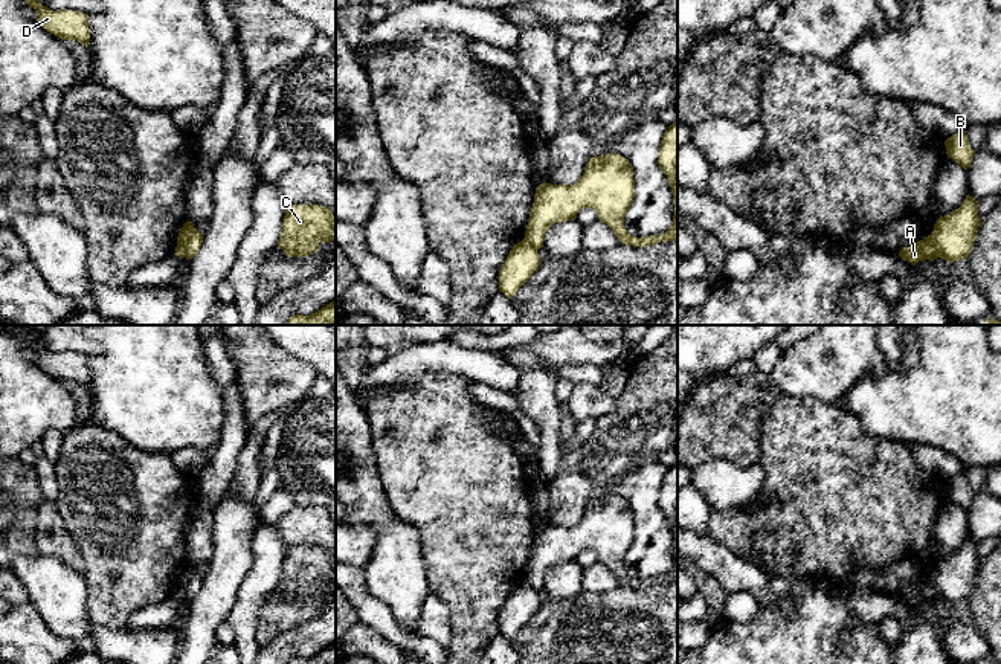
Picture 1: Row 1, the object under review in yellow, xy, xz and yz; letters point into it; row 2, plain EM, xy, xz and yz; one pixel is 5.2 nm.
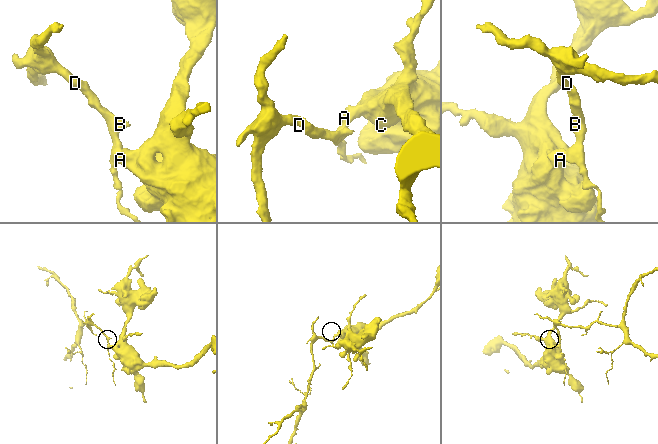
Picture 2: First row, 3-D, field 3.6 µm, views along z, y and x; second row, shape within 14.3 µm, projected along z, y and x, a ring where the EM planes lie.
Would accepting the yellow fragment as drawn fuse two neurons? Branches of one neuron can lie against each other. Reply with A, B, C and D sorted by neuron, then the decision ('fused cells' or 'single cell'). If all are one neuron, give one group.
A C / B D | fused cells

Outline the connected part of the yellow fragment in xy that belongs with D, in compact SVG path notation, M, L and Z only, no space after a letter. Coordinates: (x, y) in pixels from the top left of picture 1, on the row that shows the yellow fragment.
M24 0L35 9L40 24L55 37L61 40L73 40L85 47L90 41L90 29L87 23L87 14L79 11L53 11L43 6L40 0Z

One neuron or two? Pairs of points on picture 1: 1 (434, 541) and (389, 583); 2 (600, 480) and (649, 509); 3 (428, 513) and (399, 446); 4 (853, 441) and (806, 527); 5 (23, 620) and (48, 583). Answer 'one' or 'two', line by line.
1: two
2: one
3: one
4: one
5: two

